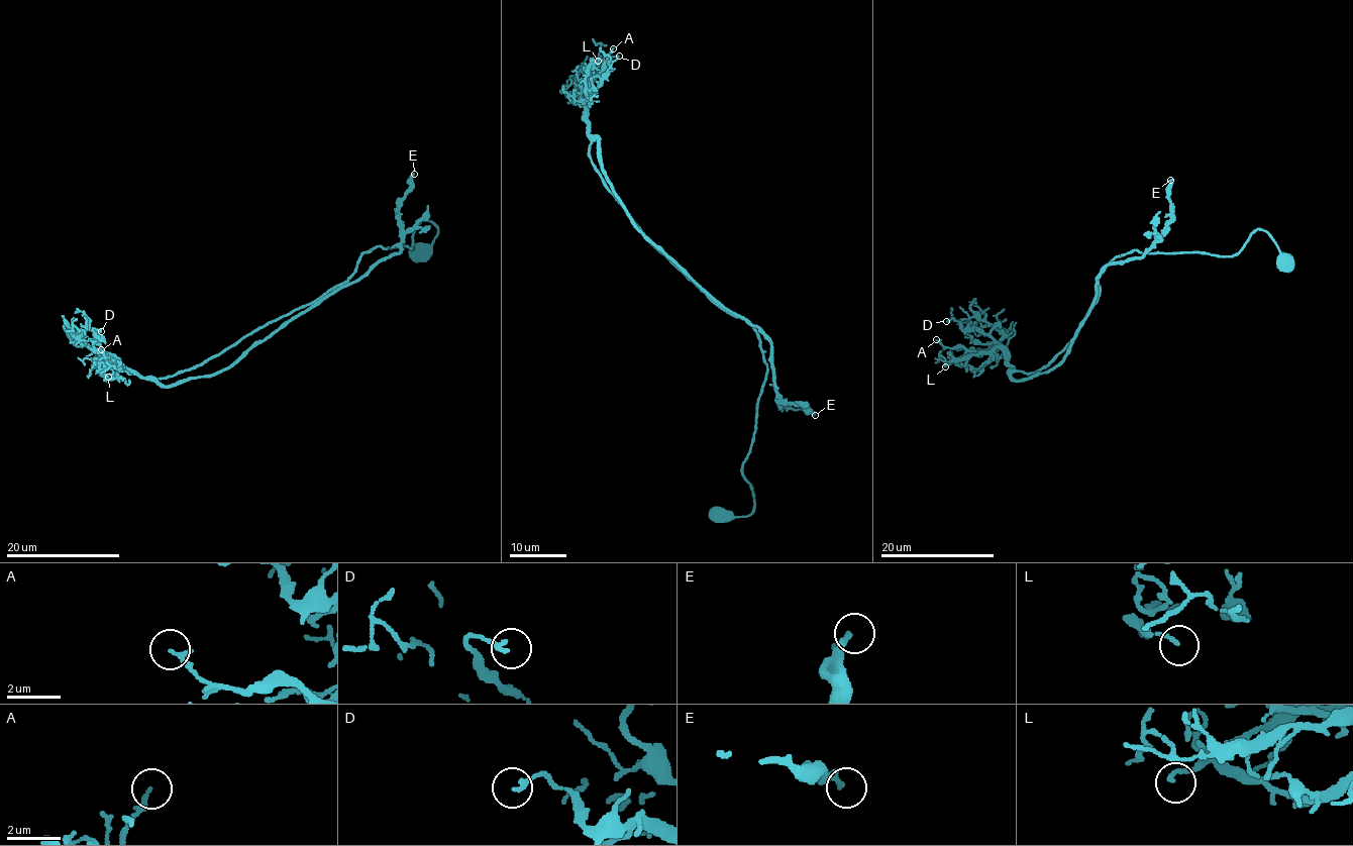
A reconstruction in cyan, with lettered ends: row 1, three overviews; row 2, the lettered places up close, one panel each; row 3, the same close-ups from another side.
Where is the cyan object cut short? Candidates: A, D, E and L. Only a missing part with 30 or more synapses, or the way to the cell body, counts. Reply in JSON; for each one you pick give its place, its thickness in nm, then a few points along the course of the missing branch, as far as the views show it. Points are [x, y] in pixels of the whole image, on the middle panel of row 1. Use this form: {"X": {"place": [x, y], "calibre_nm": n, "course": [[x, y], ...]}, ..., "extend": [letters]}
{"extend": []}

